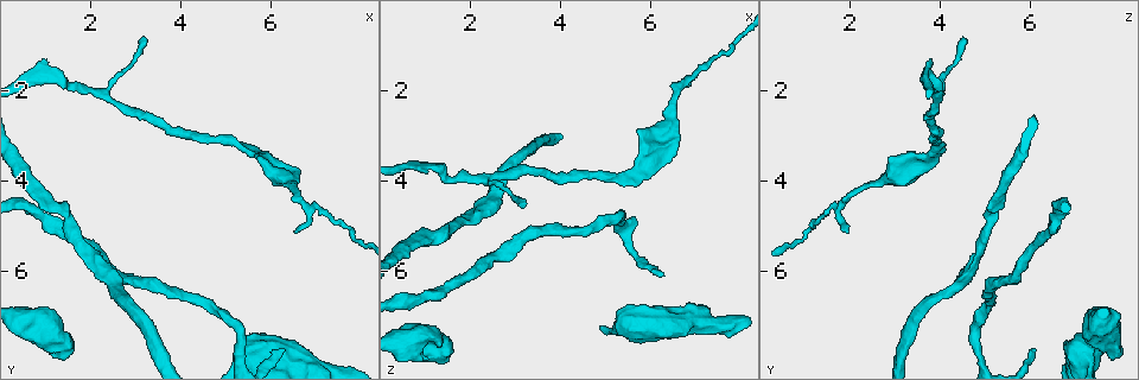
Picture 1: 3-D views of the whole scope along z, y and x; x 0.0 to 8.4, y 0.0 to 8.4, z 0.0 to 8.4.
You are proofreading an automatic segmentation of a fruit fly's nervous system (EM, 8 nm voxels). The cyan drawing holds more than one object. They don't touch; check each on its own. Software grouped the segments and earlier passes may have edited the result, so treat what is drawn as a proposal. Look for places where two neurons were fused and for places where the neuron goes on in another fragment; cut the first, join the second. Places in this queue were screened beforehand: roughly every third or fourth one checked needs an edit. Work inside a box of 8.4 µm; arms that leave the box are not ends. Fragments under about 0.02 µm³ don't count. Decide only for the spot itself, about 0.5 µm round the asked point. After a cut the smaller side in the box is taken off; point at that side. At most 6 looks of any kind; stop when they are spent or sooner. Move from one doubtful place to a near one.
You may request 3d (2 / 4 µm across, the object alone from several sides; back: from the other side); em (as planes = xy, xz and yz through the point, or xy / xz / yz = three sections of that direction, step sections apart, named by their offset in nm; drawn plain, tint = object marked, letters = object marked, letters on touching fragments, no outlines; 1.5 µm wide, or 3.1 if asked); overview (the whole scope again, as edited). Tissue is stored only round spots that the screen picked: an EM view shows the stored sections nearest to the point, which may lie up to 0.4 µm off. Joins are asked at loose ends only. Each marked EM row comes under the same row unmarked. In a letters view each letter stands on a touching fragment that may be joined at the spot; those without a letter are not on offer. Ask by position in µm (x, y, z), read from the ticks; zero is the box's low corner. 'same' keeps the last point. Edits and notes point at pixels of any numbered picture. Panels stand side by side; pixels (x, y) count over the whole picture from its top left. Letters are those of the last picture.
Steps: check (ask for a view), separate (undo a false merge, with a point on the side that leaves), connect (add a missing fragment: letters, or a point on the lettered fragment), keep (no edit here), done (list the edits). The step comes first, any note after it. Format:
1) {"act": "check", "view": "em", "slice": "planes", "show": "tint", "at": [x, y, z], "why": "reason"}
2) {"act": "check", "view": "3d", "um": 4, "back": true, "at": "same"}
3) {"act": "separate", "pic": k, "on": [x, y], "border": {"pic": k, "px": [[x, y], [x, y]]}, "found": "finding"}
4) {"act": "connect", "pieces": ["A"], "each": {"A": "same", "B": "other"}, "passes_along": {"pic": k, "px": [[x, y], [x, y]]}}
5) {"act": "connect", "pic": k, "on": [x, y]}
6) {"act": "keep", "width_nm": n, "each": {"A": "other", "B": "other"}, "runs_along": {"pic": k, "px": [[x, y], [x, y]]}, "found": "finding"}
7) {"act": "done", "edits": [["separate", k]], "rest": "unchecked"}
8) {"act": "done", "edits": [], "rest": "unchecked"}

{"act": "check", "view": "3d", "um": 4, "at": [0.80, 1.40, 3.80], "why": "thin end"}

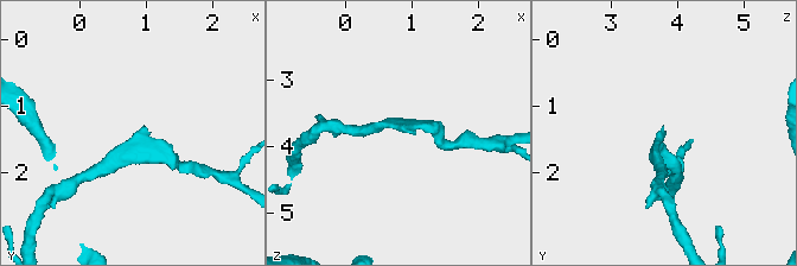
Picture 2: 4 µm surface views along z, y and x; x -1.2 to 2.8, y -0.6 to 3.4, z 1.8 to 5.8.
{"act": "check", "view": "em", "slice": "planes", "show": "tint", "at": [0.75, 1.45, 3.80], "why": "now the EM"}

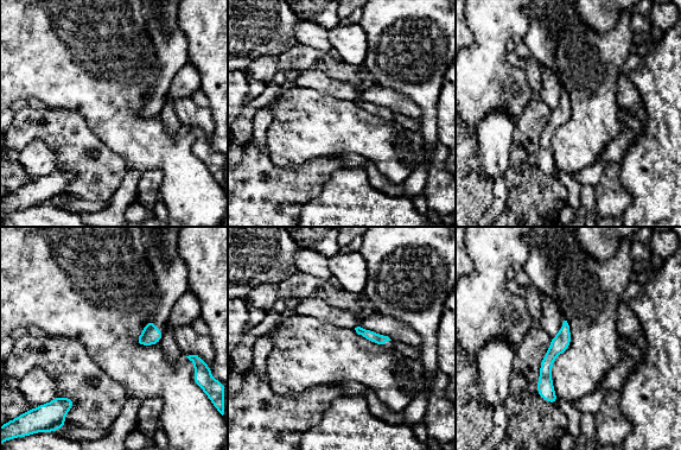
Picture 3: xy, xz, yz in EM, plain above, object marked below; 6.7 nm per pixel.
{"act": "check", "view": "em", "slice": "planes", "show": "letters", "at": "same"}

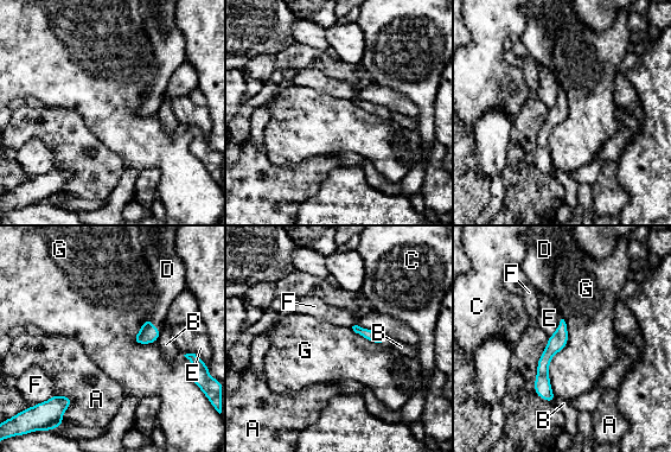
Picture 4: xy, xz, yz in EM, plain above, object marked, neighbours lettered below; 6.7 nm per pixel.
{"act": "connect", "pieces": ["D"], "each": {"A": "other", "B": "other", "C": "other", "D": "same", "E": "other", "F": "other", "G": "other"}, "passes_along": {"pic": 4, "px": [[148, 333], [153, 326], [165, 292]]}, "found": "the neuron continues"}

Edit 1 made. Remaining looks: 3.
{"act": "check", "view": "overview", "why": "redraw"}

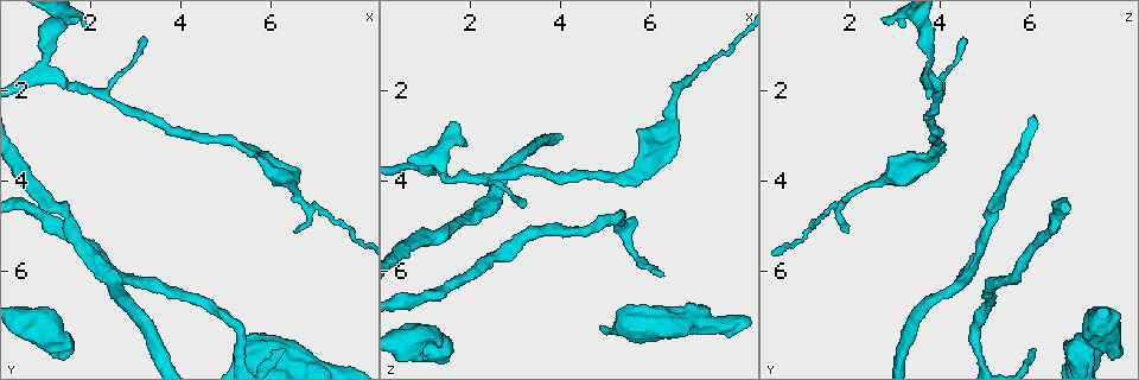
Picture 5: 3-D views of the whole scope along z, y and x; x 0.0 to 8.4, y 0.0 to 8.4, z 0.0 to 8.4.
{"act": "check", "view": "em", "slice": "planes", "show": "letters", "at": [1.40, 7.05, 7.65], "why": "thick end"}

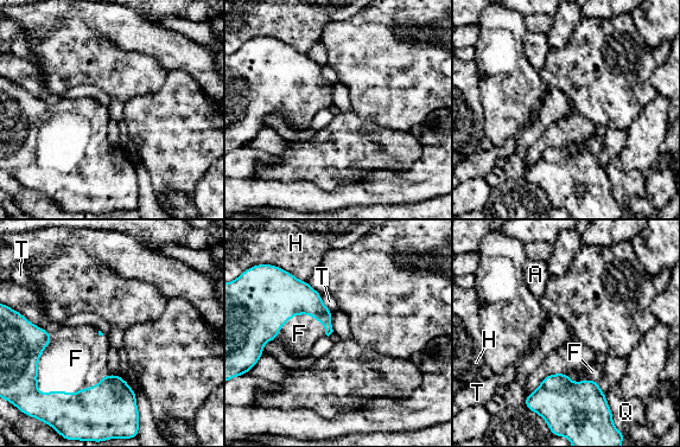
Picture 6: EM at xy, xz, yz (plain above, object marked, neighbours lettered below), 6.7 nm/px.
{"act": "connect", "pieces": ["F"], "each": {"A": "other", "F": "same", "H": "other", "Q": "other", "T": "other"}, "passes_along": {"pic": 6, "px": [[107, 410], [84, 388], [76, 358]]}, "found": "the neuron continues"}

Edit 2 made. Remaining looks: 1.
{"act": "done", "edits": [["connect", 4], ["connect", 6]], "rest": "unchecked"}

